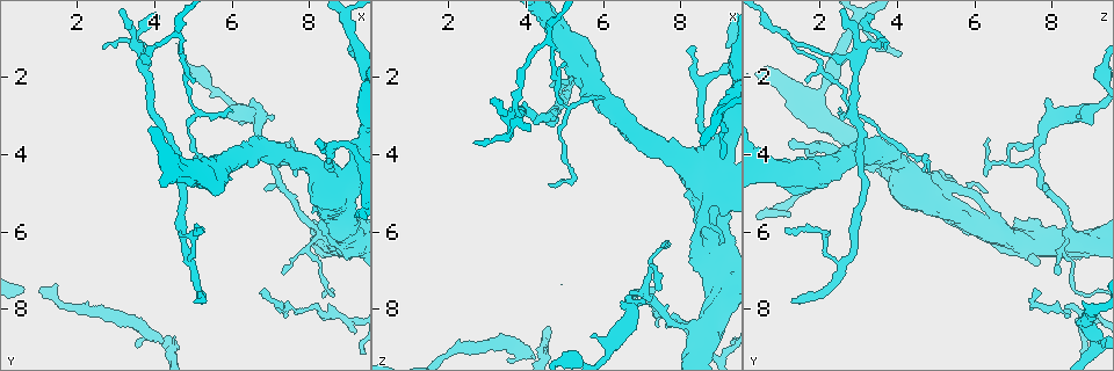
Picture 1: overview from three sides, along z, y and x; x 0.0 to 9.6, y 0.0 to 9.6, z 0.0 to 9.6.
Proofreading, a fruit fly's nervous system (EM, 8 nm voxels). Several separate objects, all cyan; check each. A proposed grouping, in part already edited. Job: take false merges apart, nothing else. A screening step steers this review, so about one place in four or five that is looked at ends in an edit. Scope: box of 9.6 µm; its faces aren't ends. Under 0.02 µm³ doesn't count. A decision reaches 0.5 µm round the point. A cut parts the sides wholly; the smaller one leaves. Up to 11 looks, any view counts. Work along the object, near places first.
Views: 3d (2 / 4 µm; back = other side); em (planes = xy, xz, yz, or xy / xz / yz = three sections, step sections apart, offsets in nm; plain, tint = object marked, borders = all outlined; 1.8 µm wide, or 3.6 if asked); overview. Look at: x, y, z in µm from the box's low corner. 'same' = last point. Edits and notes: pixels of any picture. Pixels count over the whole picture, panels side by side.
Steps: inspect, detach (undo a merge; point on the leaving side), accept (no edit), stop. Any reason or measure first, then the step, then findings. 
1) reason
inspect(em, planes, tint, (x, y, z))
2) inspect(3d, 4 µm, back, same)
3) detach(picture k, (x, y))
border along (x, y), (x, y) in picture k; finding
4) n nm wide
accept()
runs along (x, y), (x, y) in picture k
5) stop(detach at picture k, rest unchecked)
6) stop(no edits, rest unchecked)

a fork
inspect(em, planes, plain, (4.55, 0.90, 1.10))

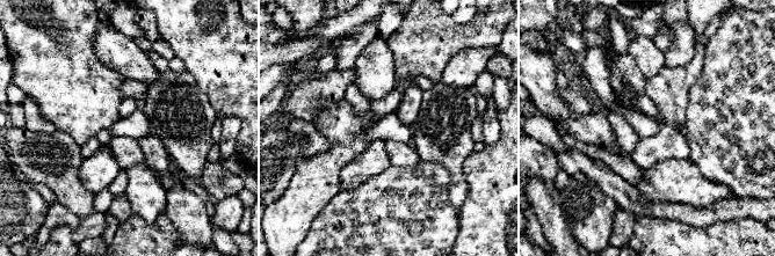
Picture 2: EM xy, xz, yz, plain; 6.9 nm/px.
inspect(em, planes, tint, same)

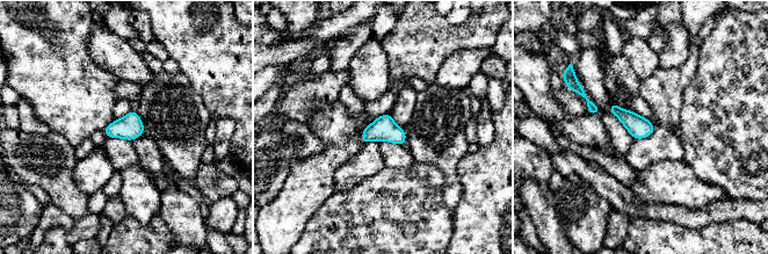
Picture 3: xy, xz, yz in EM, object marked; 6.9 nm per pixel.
accept()
continuous, no second neuron

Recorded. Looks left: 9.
abrupt turn
inspect(em, xz, step 16, tint, (3.70, 1.60, 3.00))

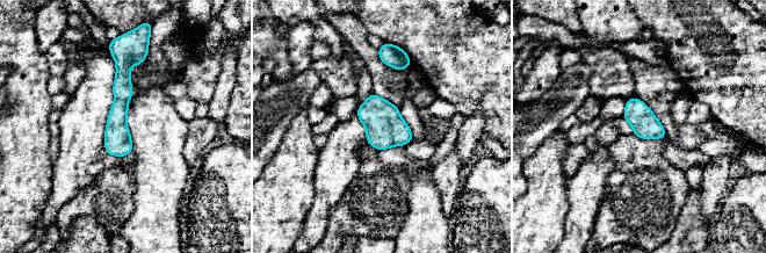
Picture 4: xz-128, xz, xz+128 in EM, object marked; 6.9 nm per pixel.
inspect(em, xy, step 8, borders, same)

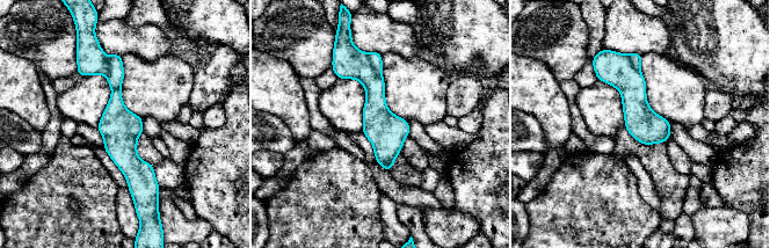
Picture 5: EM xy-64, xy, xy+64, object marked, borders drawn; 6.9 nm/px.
detach(picture 5, (375, 58))
border along (368, 53), (371, 67), (380, 75) in picture 5; a second neuron is stuck on

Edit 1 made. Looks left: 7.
inspect(overview)

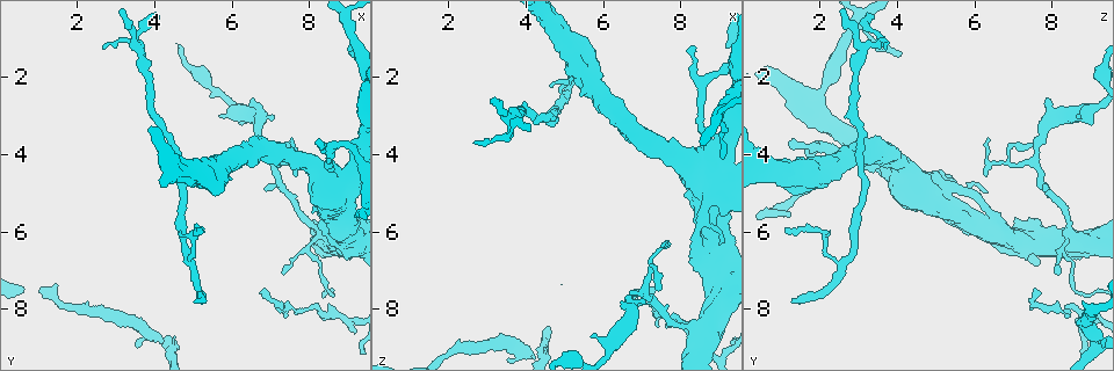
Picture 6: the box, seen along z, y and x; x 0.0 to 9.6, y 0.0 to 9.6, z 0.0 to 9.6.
a fork
inspect(3d, 2 µm, (8.60, 3.75, 2.20))

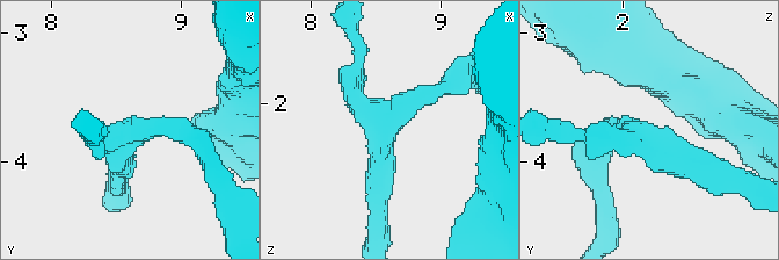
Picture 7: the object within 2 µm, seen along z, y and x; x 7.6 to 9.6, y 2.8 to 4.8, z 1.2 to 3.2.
inspect(em, planes, tint, (8.56, 3.82, 2.18))

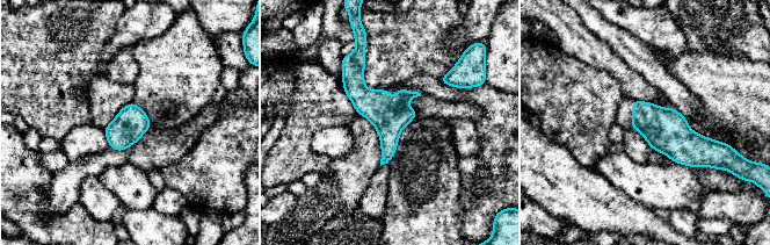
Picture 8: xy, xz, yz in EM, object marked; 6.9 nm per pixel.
accept()
runs along (354, 63), (387, 122), (385, 160) in picture 8; all the same neuron

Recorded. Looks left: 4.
sudden change in width
inspect(3d, 4 µm, (9.00, 6.20, 7.10))

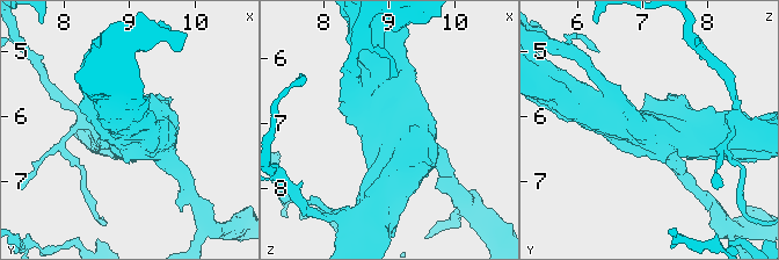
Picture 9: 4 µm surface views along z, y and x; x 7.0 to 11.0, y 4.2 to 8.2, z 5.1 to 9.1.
now the EM
inspect(em, 3.6 µm, xz, step 16, tint, (8.90, 6.25, 7.15))

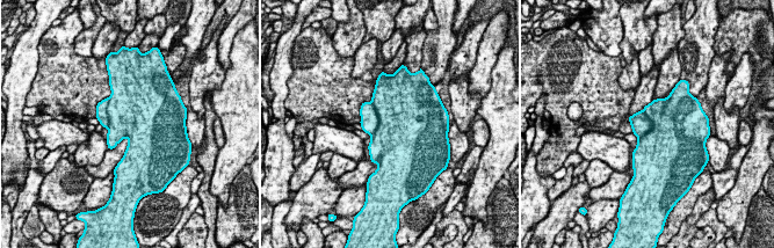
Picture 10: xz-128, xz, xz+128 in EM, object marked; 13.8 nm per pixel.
detach(picture 10, (369, 119))
border along (370, 103), (377, 116), (371, 135) in picture 10; two neurons meet here

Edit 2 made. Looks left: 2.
stop(detach at picture 5, detach at picture 10, rest unchecked)

